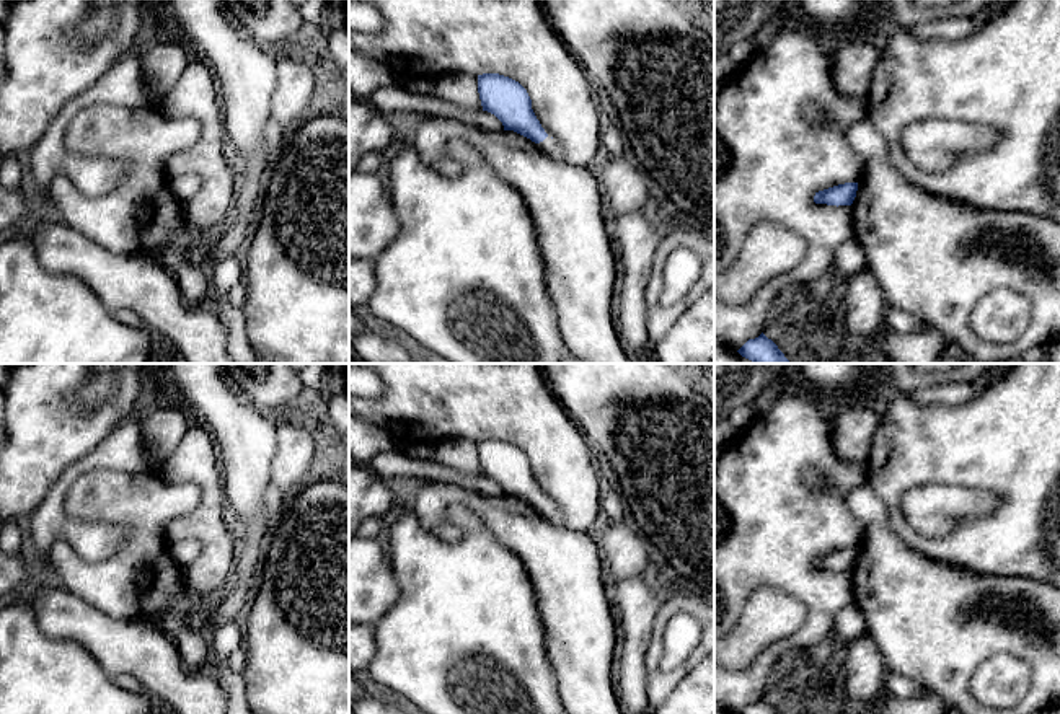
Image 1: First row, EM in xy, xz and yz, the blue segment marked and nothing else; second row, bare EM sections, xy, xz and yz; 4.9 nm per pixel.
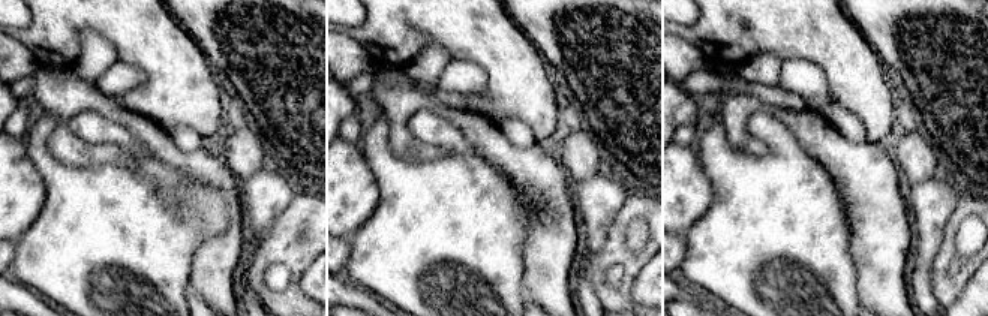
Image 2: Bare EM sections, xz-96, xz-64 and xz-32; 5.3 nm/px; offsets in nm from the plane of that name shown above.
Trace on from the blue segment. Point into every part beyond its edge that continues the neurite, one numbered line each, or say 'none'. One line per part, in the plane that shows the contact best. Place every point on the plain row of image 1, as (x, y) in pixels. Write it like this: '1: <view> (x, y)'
1: xz (550, 512)

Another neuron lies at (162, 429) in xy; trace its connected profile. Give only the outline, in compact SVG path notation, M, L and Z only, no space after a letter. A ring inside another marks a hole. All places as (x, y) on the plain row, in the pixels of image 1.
M165 403L150 414L140 416L145 453L157 476L188 432L192 414L179 403Z

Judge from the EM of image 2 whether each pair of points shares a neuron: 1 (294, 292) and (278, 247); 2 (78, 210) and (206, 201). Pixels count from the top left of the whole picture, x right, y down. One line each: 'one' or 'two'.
1: one
2: one

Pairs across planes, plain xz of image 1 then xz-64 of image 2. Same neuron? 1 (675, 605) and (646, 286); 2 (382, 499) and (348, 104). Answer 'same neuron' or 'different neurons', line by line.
1: different neurons
2: same neuron

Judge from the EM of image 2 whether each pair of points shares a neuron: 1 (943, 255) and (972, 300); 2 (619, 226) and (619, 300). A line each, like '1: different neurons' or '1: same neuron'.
1: different neurons
2: same neuron

